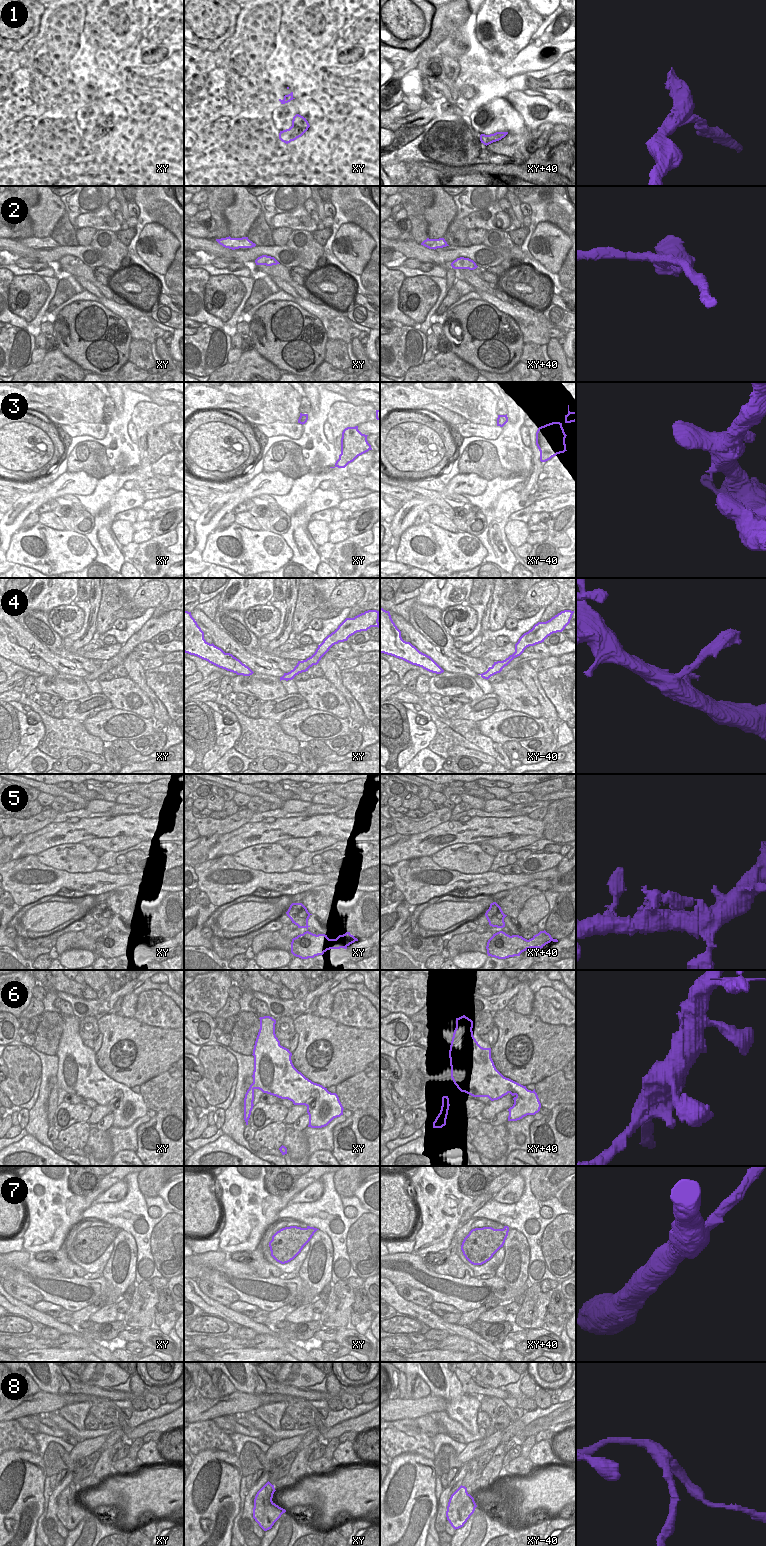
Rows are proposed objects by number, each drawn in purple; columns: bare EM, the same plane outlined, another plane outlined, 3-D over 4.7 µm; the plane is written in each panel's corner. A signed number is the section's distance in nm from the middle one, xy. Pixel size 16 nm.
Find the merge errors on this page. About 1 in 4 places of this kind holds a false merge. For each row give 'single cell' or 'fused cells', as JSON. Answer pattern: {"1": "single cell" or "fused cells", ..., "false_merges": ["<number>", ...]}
{"1": "fused cells", "2": "single cell", "3": "single cell", "4": "single cell", "5": "single cell", "6": "single cell", "7": "single cell", "8": "single cell", "false_merges": ["1"]}

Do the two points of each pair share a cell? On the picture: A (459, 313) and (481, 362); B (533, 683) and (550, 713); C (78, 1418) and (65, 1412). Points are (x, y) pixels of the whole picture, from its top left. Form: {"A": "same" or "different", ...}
{"A": "same", "B": "same", "C": "same"}

